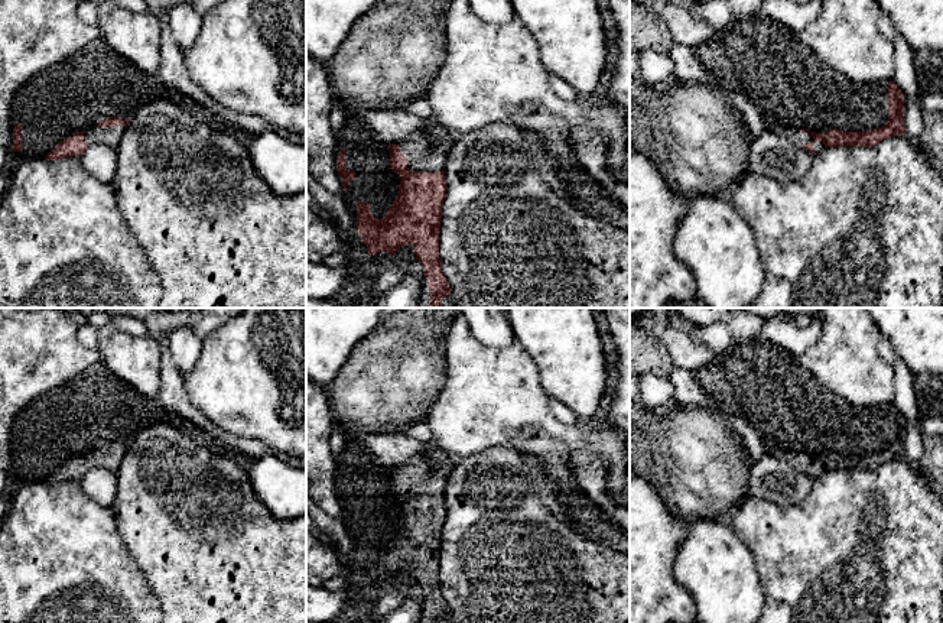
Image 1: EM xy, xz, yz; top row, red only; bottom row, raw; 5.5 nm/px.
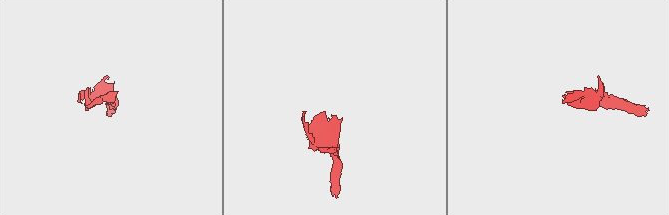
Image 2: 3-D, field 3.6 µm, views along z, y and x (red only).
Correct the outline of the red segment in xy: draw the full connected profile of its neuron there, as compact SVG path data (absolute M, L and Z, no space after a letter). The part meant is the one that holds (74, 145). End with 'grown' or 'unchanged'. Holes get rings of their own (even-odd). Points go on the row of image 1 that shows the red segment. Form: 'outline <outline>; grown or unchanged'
outline M108 117L100 121L97 126L77 132L58 143L46 156L46 160L59 160L69 156L81 156L90 146L95 143L104 143L113 149L117 149L123 137L123 130L130 119Z; grown

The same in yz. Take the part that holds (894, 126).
outline M895 81L888 84L888 121L881 129L866 132L843 132L832 129L826 133L814 133L807 129L786 127L777 123L765 123L765 127L784 136L796 147L803 147L814 155L825 147L871 147L888 137L905 134L903 93Z; grown

